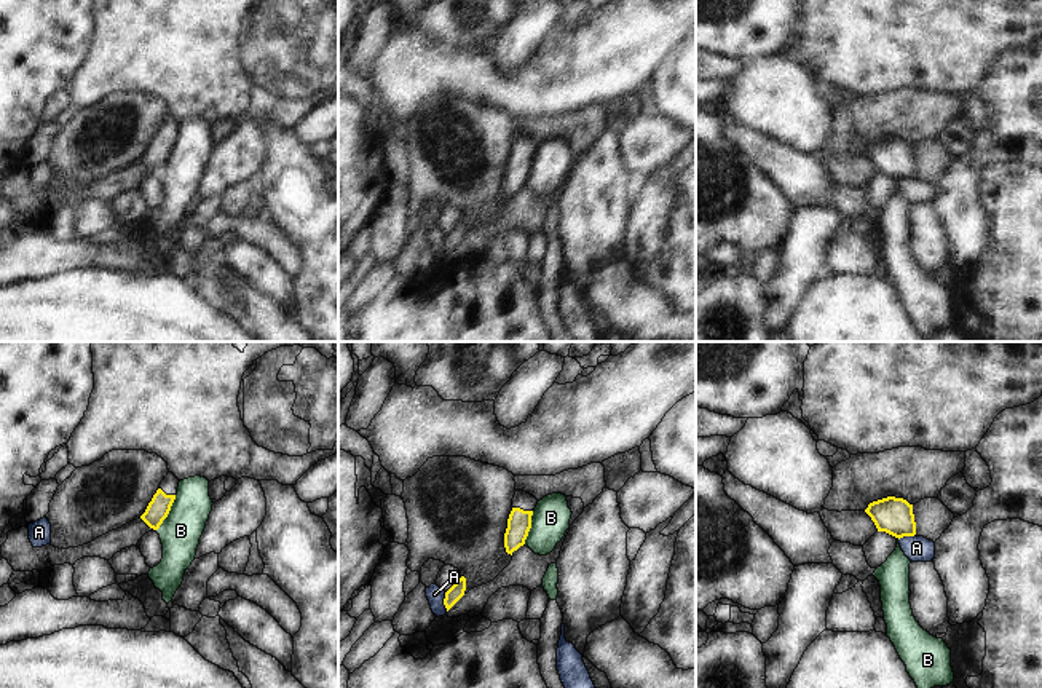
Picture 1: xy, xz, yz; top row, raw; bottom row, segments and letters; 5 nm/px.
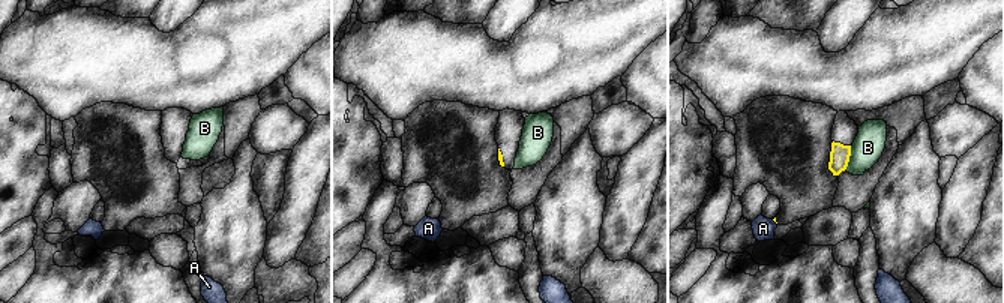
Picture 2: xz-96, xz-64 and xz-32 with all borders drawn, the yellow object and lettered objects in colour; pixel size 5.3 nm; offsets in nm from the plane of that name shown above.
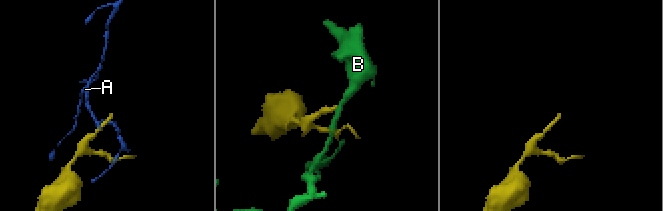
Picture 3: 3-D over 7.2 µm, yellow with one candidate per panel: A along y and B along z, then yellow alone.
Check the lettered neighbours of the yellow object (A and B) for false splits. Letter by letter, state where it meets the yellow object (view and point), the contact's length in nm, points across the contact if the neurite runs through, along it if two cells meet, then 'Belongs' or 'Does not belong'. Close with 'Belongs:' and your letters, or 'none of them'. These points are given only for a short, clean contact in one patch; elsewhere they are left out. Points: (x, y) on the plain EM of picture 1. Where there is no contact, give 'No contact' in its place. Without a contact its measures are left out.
A: Touches yellow at xz (444, 245). Shared border 100 nm. Does not belong
B: Touches yellow at xy (168, 155). Shared border 200 nm. Boundary: xy (176, 138), (168, 158), (157, 173). Does not belong
Belongs: none of them.

